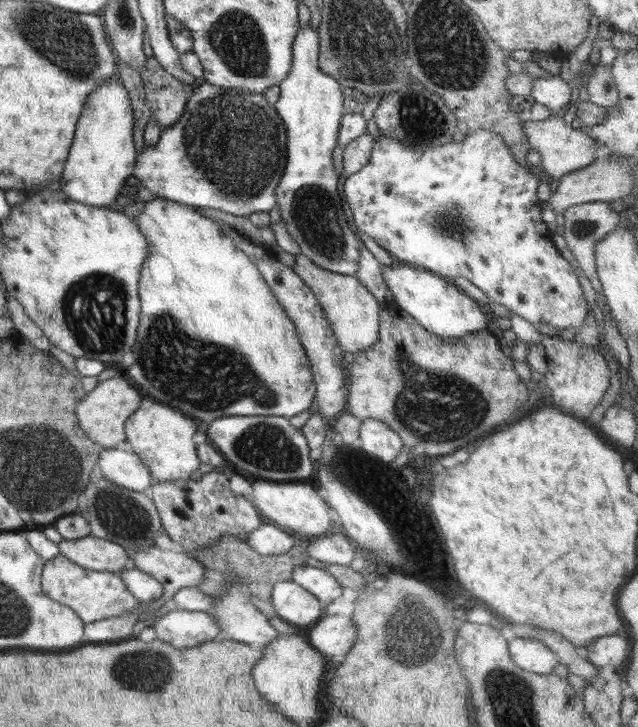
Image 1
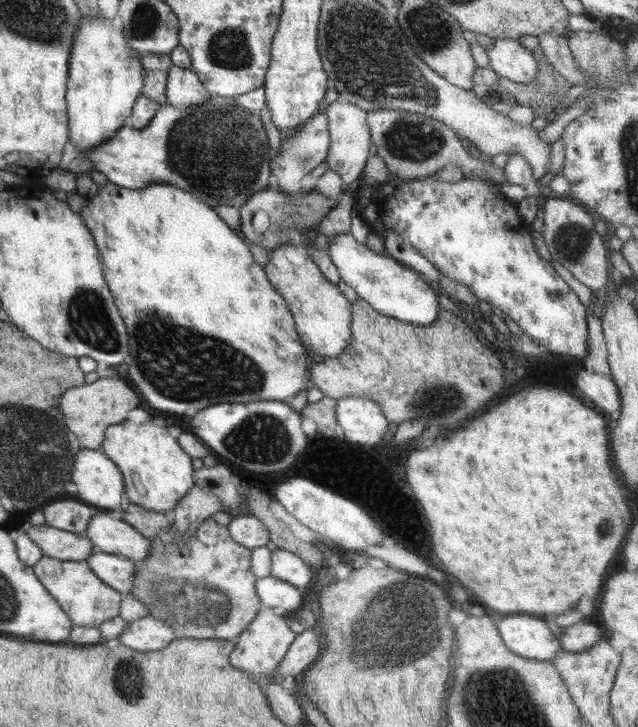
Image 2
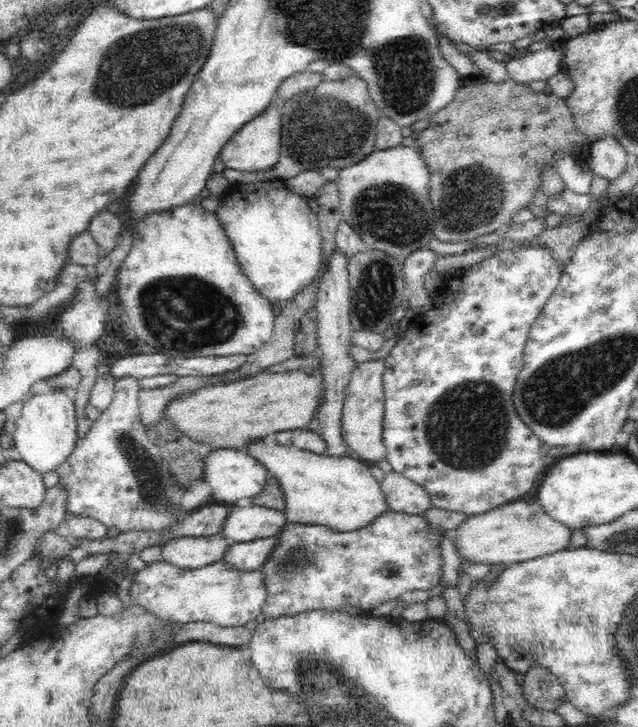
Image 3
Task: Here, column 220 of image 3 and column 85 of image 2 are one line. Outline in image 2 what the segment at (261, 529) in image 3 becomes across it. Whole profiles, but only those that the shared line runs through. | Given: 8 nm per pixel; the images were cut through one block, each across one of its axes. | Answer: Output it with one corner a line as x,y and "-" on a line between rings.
108,512
95,514
84,533
97,550
132,561
146,560
152,550
148,538
127,522
111,518

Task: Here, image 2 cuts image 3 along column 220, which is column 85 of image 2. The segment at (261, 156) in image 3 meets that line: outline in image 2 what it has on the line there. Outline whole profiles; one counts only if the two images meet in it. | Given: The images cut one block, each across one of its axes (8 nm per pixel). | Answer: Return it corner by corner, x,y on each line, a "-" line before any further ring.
212,96
204,103
180,109
164,104
146,128
134,129
126,124
114,134
114,138
102,142
102,146
85,150
84,156
92,162
92,168
104,174
115,185
139,189
150,183
166,183
191,192
212,208
232,206
239,210
250,196
270,187
270,165
275,155
260,115
246,113
230,98

